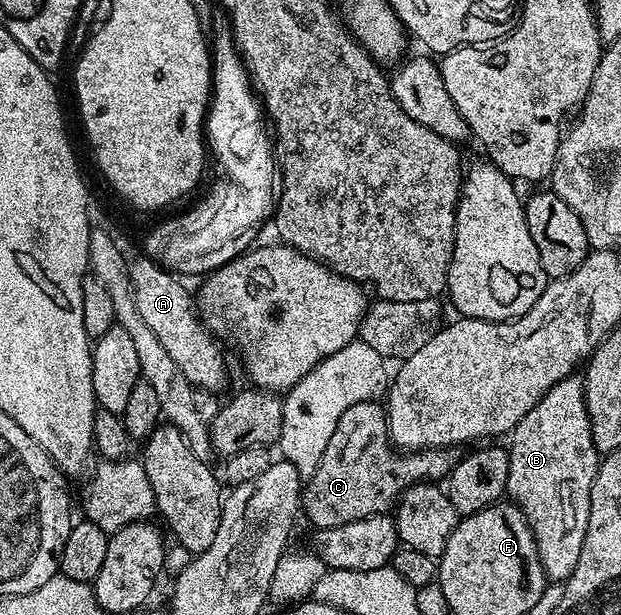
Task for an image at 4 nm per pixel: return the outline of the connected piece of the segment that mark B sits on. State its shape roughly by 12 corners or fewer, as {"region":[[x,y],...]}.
{"region":[[583,378],[509,434],[509,500],[564,583],[588,531],[594,446]]}

